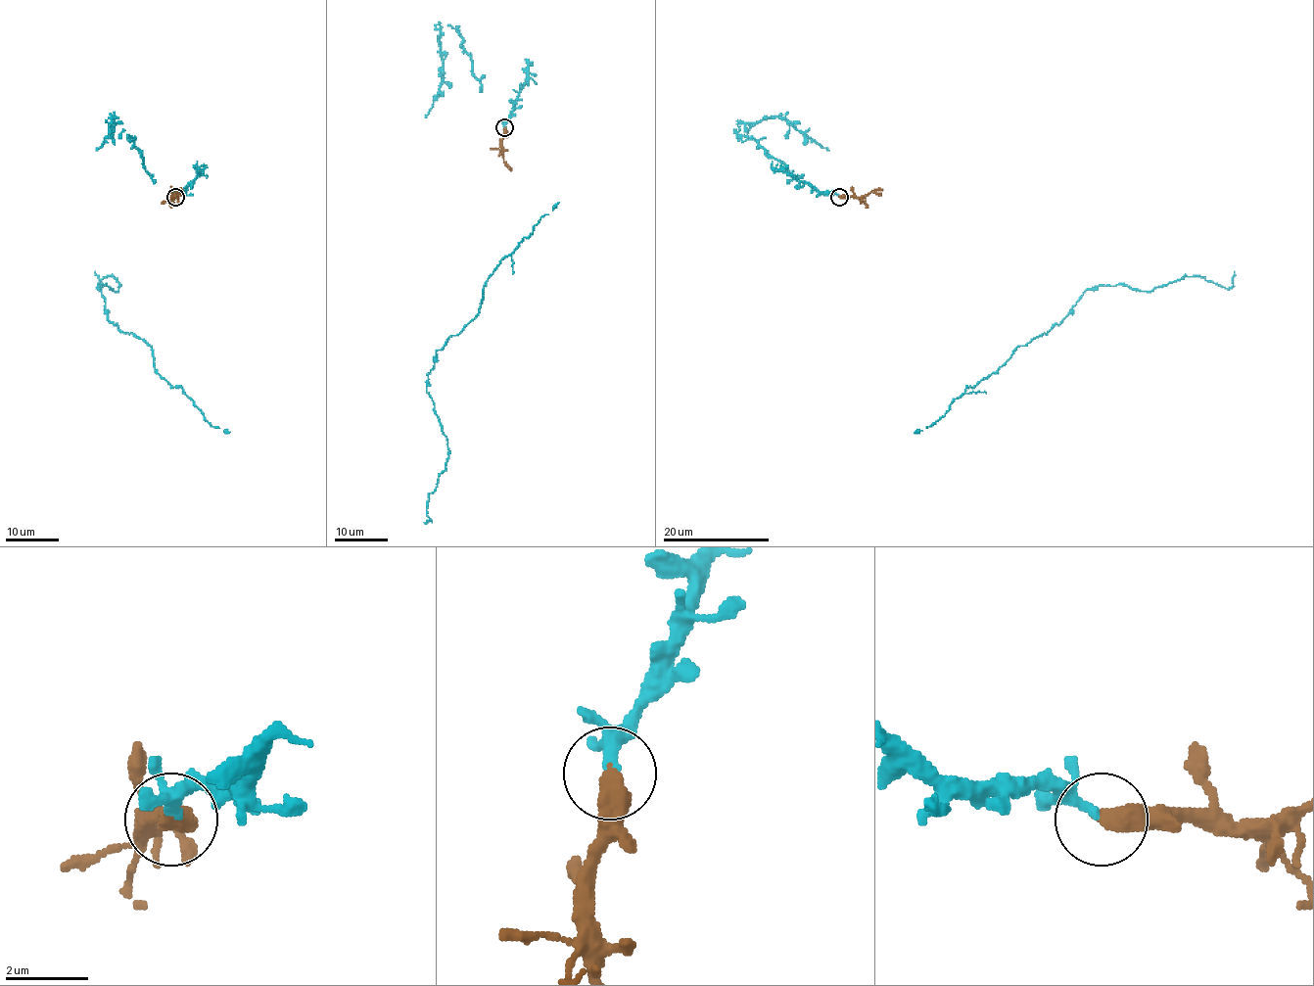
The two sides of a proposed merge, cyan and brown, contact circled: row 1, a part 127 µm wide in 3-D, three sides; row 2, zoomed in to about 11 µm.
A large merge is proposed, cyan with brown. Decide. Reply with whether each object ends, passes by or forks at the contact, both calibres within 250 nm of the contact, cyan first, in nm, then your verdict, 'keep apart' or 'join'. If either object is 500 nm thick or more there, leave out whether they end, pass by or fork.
200/550 nm | join

